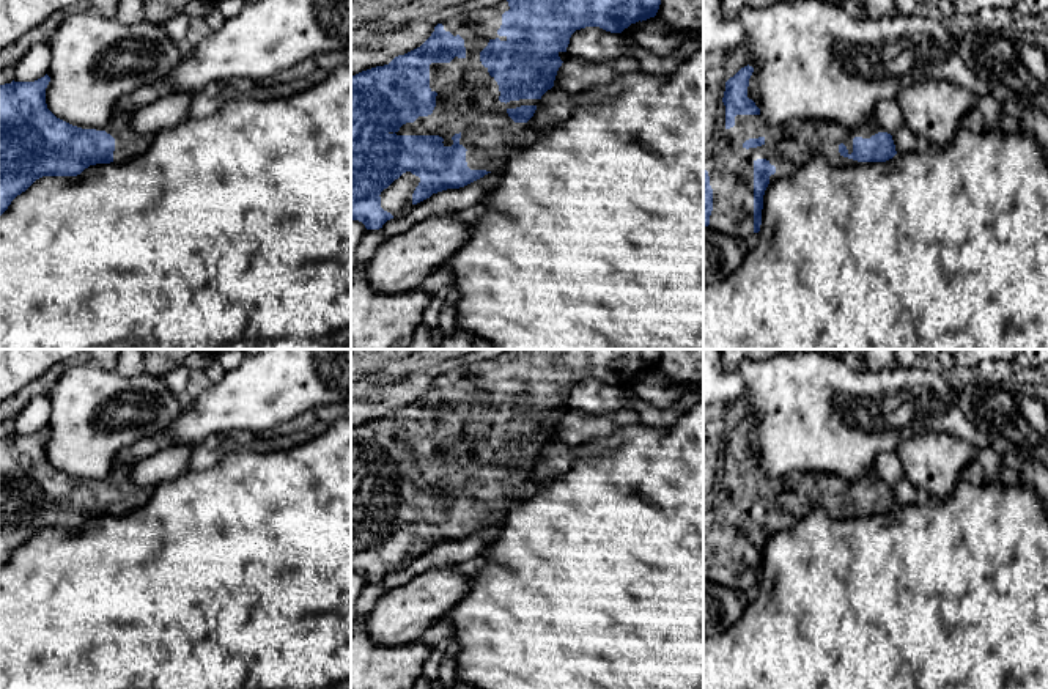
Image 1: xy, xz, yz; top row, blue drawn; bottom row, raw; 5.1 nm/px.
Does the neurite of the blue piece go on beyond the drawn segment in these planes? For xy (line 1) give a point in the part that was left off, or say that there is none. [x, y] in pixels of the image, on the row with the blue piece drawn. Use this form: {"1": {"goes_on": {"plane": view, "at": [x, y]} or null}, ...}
{"1": {"goes_on": null}}

